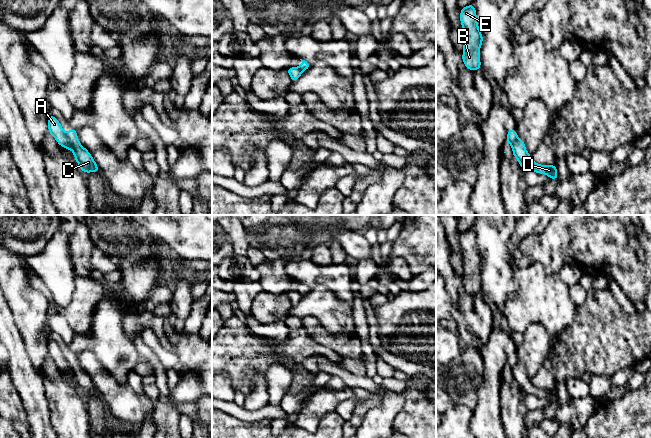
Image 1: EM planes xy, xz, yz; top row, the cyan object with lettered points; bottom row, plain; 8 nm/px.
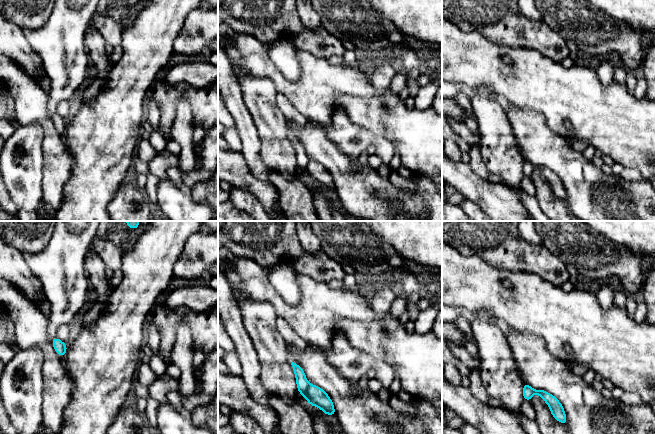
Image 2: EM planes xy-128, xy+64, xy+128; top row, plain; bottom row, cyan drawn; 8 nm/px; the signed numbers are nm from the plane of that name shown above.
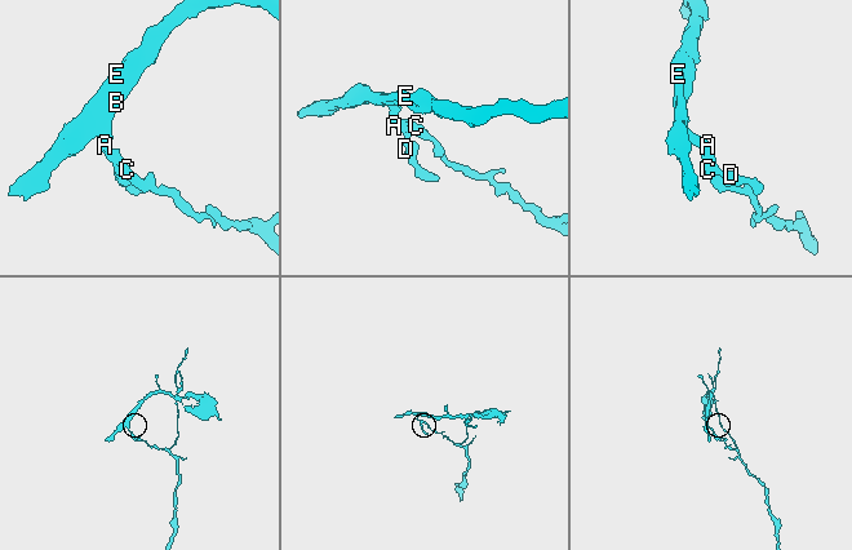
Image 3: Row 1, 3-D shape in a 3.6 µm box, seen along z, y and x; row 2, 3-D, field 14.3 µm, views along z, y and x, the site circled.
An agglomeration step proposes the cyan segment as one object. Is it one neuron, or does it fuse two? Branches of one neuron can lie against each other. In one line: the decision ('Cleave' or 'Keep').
Cleave

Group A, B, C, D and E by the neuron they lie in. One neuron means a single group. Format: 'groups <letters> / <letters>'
groups A B D E / C

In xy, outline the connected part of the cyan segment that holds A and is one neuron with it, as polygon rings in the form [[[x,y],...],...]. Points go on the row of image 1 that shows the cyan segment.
[[[52,114],[48,118],[48,130],[49,134],[55,138],[60,146],[71,151],[74,149],[71,141],[67,137],[67,132],[63,131],[60,122]]]

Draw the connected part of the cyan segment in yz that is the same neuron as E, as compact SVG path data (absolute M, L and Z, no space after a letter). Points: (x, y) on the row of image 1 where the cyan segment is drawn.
M473 4L461 9L460 23L464 35L462 61L468 70L481 69L480 47L483 36L477 23L476 9Z

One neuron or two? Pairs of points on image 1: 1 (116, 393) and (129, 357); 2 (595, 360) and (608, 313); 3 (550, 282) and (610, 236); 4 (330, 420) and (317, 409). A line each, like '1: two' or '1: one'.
1: two
2: one
3: two
4: two

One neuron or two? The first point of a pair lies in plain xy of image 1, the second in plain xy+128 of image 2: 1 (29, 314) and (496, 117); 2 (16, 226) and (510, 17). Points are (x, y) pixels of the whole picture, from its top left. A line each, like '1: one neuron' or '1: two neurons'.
1: one neuron
2: one neuron

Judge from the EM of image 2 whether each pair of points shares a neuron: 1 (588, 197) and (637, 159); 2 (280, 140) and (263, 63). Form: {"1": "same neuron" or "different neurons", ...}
{"1": "different neurons", "2": "different neurons"}

